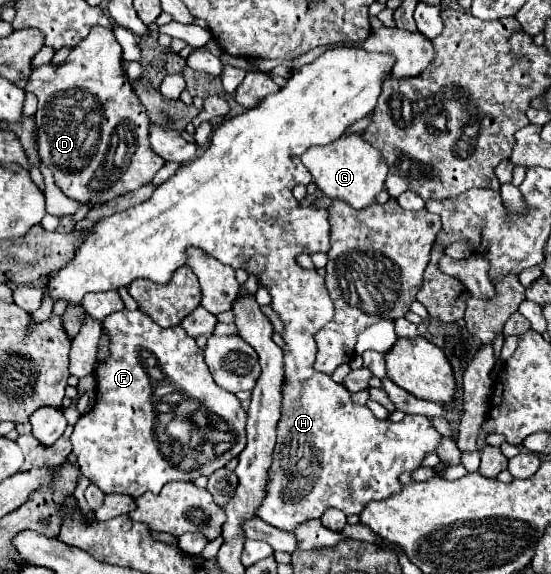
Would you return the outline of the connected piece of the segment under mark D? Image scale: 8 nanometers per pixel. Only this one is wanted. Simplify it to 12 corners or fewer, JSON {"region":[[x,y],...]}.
{"region":[[111,27],[33,69],[39,157],[105,203],[165,161]]}

